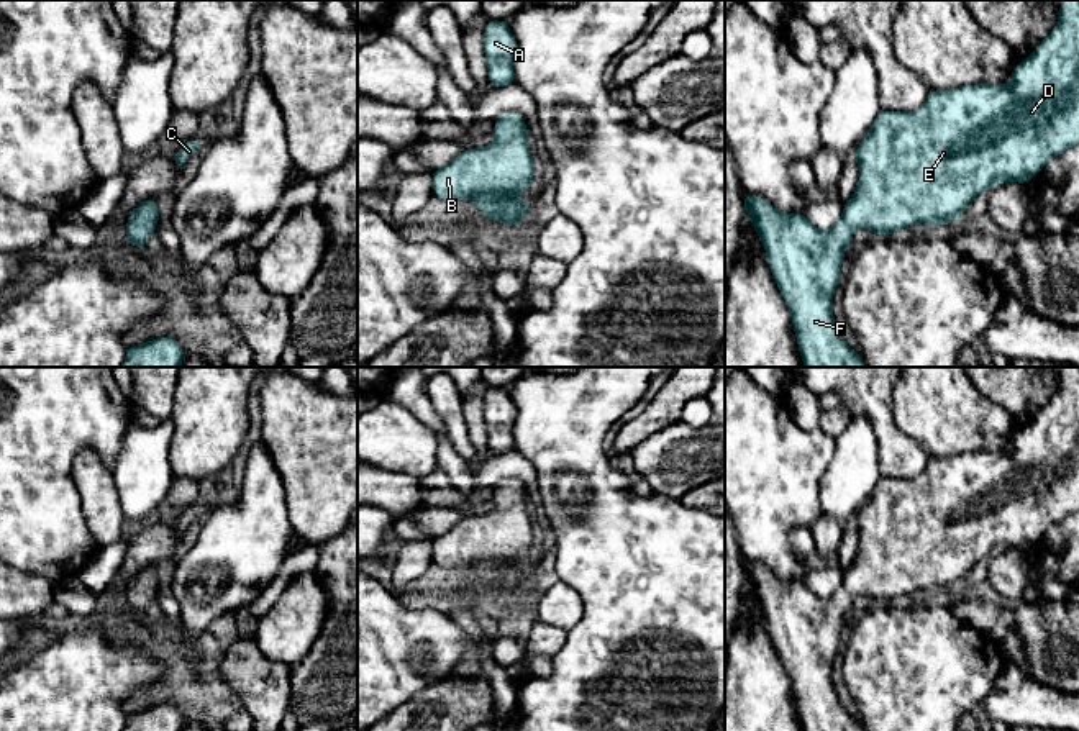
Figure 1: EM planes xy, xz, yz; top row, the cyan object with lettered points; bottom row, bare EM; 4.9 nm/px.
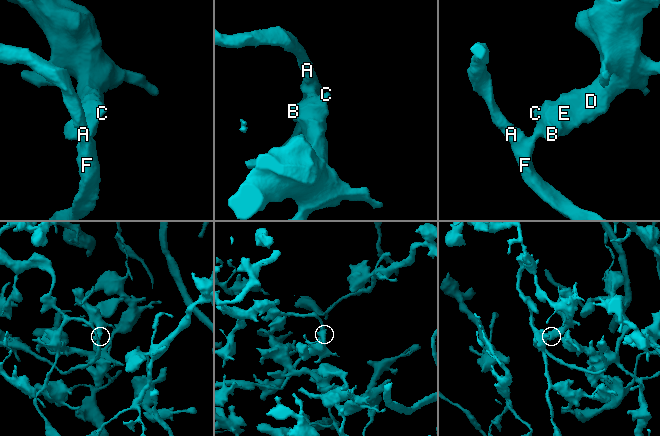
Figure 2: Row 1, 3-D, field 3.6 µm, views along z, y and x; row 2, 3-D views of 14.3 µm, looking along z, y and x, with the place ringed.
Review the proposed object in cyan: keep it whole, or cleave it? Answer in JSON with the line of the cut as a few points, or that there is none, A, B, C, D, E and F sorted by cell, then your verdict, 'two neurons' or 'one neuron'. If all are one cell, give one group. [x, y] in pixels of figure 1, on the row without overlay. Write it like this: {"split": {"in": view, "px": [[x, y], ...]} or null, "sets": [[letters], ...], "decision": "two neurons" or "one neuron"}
{"split": null, "sets": [["A", "B", "C", "D", "E", "F"]], "decision": "one neuron"}

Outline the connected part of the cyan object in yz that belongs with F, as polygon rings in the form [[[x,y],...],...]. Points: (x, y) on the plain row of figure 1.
[[[1061,367],[1054,397],[1030,425],[1018,428],[1010,451],[930,457],[925,470],[915,479],[881,477],[853,521],[859,534],[856,559],[843,570],[843,583],[830,598],[823,600],[815,595],[805,580],[781,580],[767,567],[743,559],[746,583],[763,608],[767,633],[792,680],[804,731],[864,731],[859,720],[841,706],[833,687],[833,659],[840,649],[840,633],[854,597],[864,595],[879,603],[890,603],[915,590],[938,595],[958,588],[981,559],[990,557],[999,549],[1025,552],[1053,524],[1076,511],[1079,511],[1079,367]]]

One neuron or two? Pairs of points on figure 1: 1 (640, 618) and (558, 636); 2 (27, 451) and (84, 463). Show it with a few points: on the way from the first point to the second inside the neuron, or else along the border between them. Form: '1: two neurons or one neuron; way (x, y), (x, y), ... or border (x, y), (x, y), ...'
1: two neurons; border (568, 631), (566, 641), (550, 658)
2: two neurons; border (94, 446), (84, 446), (72, 463), (81, 499)

